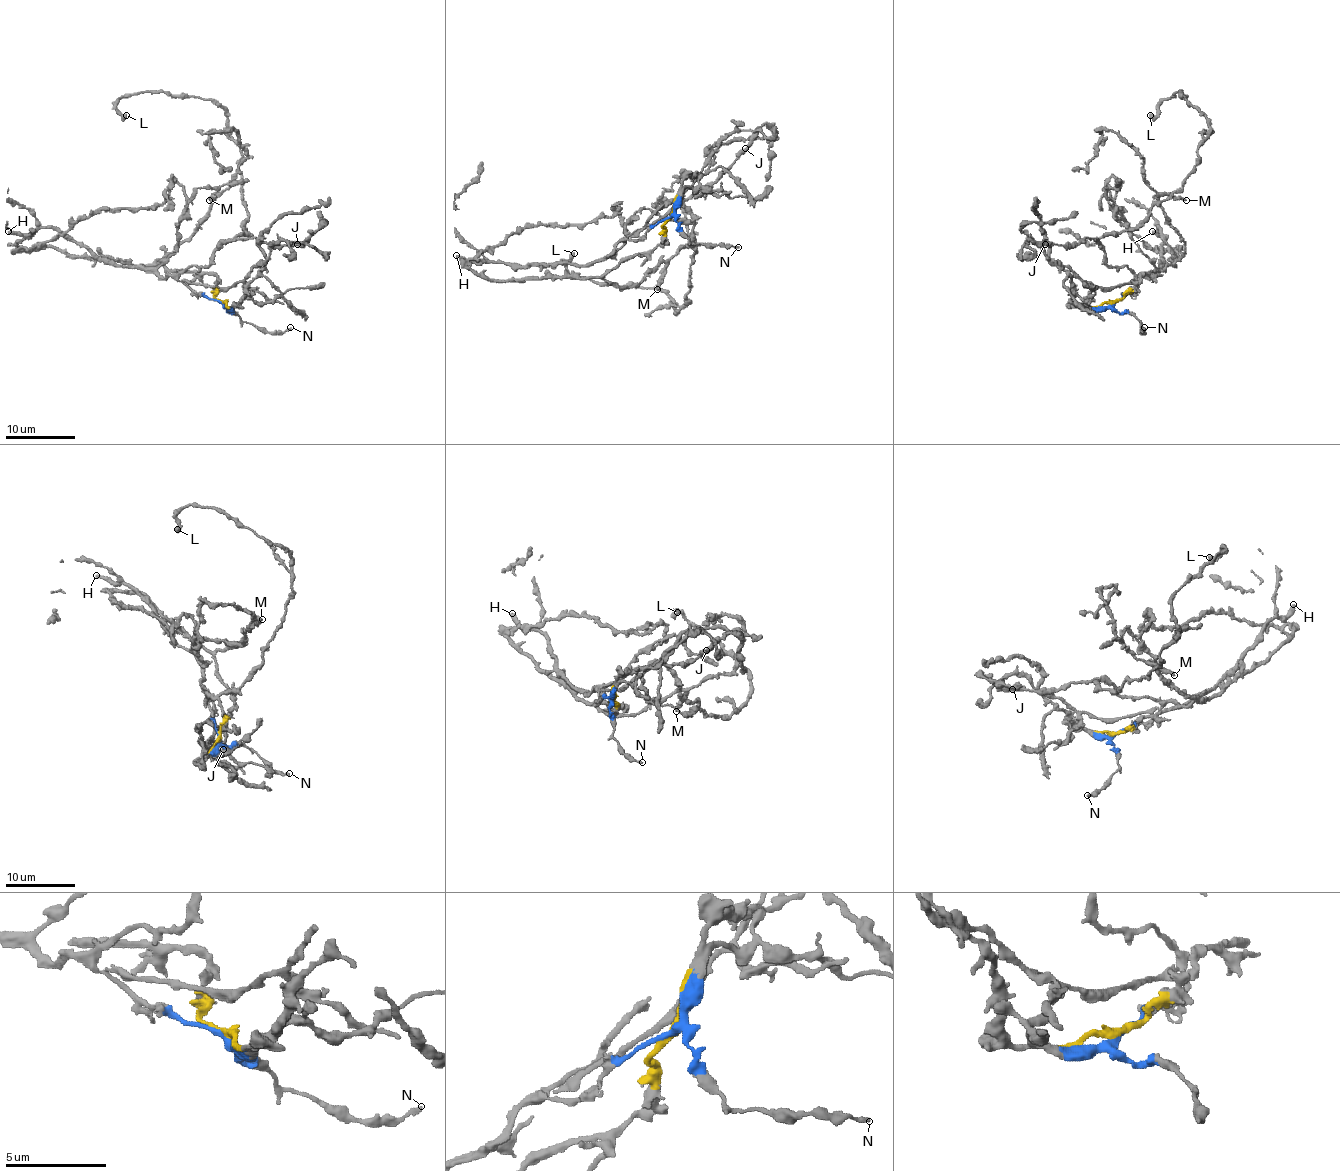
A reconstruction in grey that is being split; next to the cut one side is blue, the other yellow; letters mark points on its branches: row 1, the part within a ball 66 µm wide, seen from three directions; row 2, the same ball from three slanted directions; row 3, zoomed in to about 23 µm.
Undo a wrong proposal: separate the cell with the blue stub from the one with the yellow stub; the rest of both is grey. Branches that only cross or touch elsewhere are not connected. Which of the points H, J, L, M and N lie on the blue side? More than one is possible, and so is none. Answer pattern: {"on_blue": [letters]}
{"on_blue": ["H", "J", "L", "N"]}

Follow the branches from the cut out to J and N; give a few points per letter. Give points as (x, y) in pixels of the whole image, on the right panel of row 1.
J: (1113, 302), (1136, 287), (1134, 275), (1125, 266), (1110, 266), (1096, 240), (1085, 238), (1077, 243), (1045, 245)
N: (1113, 302), (1117, 311), (1132, 313), (1141, 322), (1141, 332), (1145, 327)

